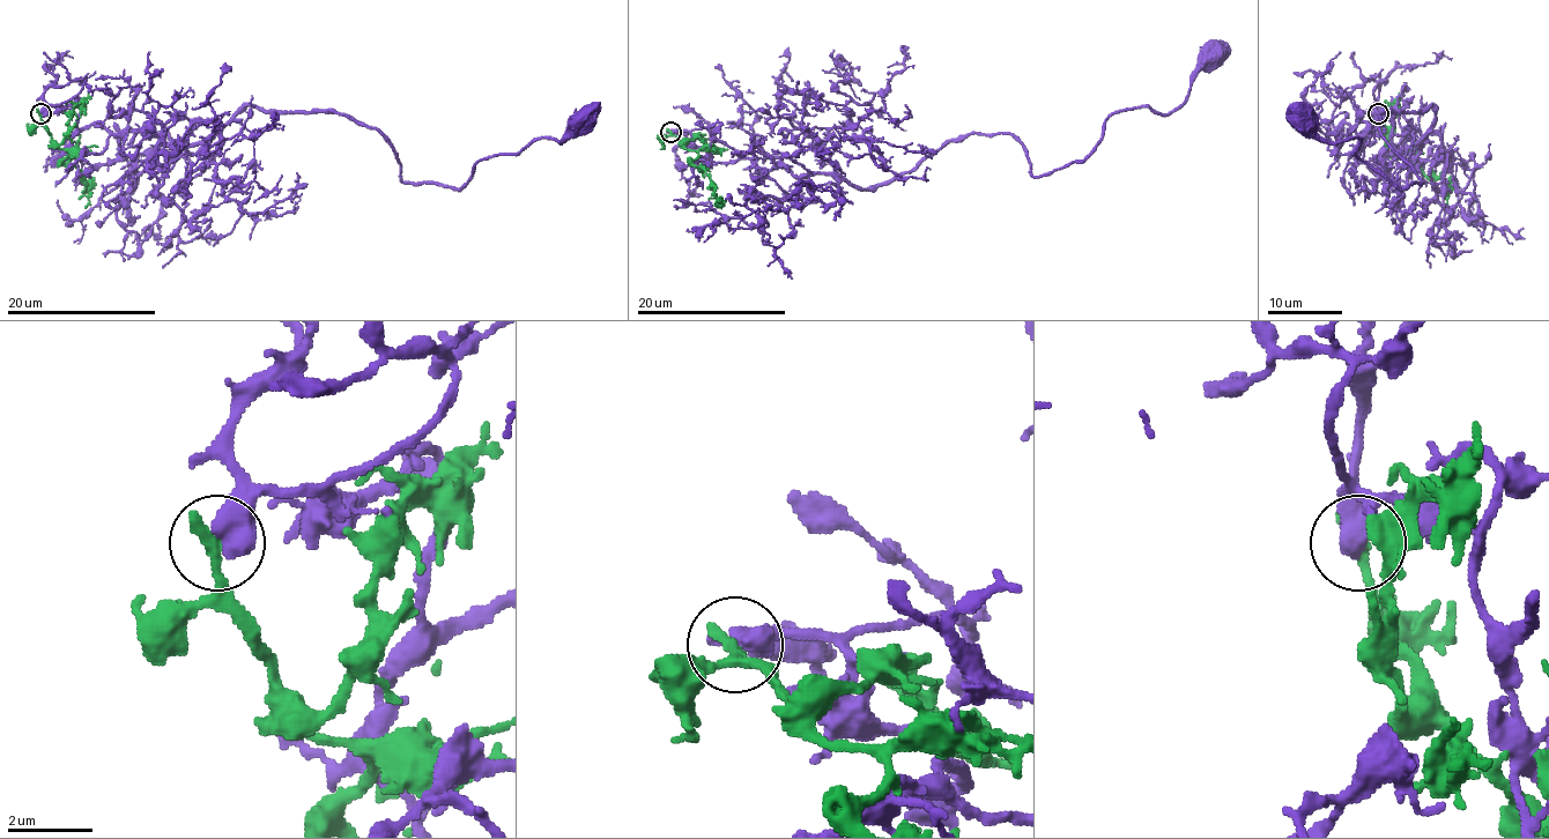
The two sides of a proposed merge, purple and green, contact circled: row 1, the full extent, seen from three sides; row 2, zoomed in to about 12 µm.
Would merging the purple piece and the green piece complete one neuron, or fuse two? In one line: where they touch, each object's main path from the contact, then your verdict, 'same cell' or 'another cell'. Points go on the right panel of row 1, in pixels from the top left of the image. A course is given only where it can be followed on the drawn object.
(1378, 113) | purple via (1378, 113), (1398, 98), (1421, 145), (1430, 106), (1379, 116), (1421, 183), (1398, 187), (1357, 138), (1303, 120) | green via (1378, 113), (1388, 141), (1446, 193), (1449, 208) | another cell

